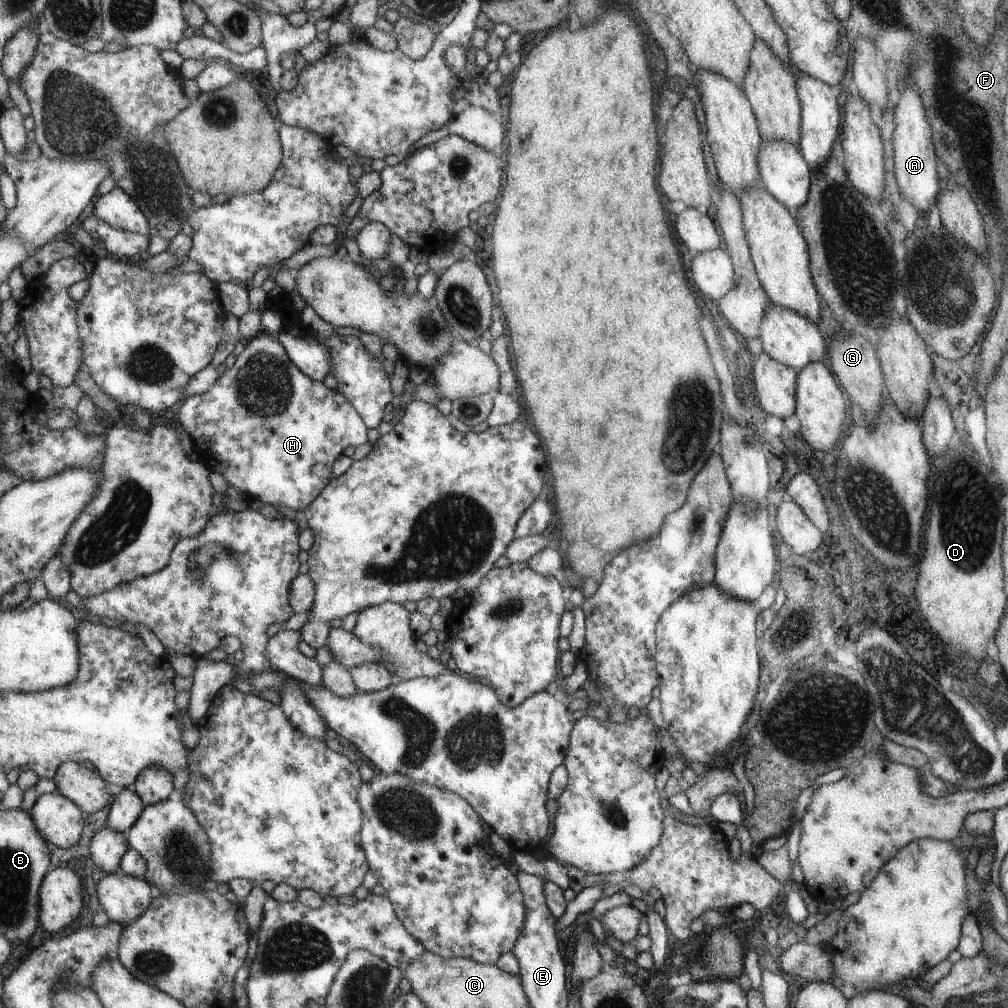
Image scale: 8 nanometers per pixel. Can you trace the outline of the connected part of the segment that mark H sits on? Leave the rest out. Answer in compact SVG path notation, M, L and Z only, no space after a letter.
M265 331L258 332L253 338L239 345L236 352L236 359L231 368L226 370L218 378L218 381L211 390L184 399L177 408L177 415L179 416L178 422L185 428L193 442L198 461L205 463L212 471L219 472L229 482L229 487L238 490L239 497L260 500L264 504L270 504L272 506L285 506L285 508L292 508L299 513L330 482L333 464L336 462L338 456L341 455L341 452L347 446L352 445L356 447L367 442L365 422L359 416L354 406L336 389L327 389L321 381L311 380L310 377L301 372L292 363L286 349L283 348L279 340Z

